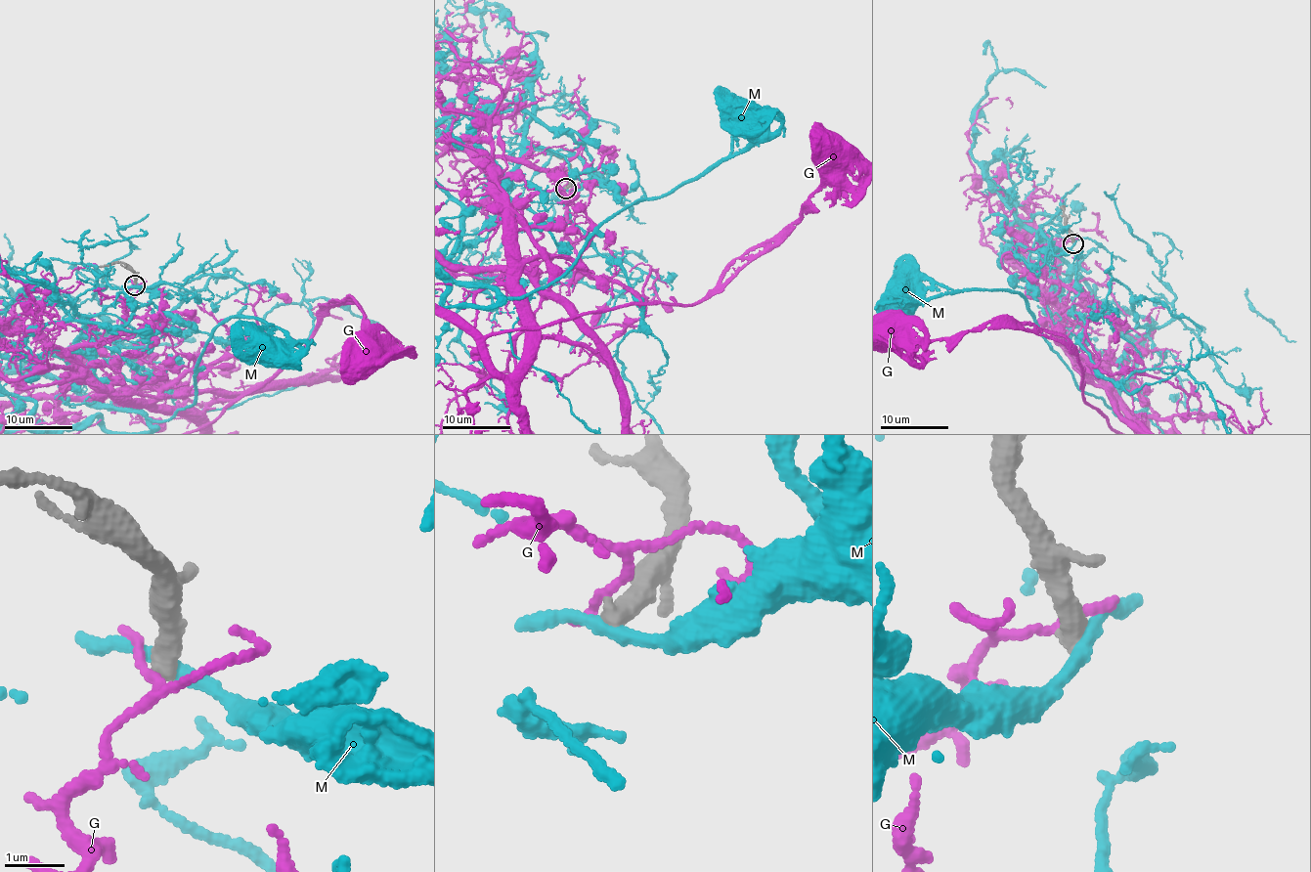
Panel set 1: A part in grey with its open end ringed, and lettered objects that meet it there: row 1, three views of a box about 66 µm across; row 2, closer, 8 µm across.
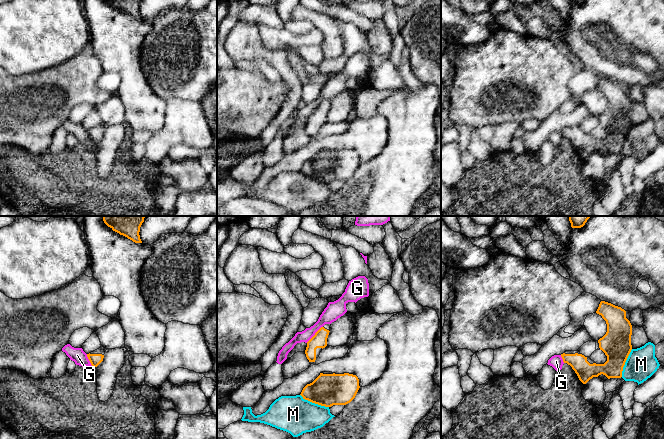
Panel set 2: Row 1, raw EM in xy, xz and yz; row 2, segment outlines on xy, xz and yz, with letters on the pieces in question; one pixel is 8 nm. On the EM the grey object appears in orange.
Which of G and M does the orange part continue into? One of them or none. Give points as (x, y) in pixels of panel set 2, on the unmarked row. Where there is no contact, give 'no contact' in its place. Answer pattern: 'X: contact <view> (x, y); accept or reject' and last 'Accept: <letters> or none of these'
G: contact xz (315, 110); reject
M: contact xz (314, 178); reject
Accept: none of these

